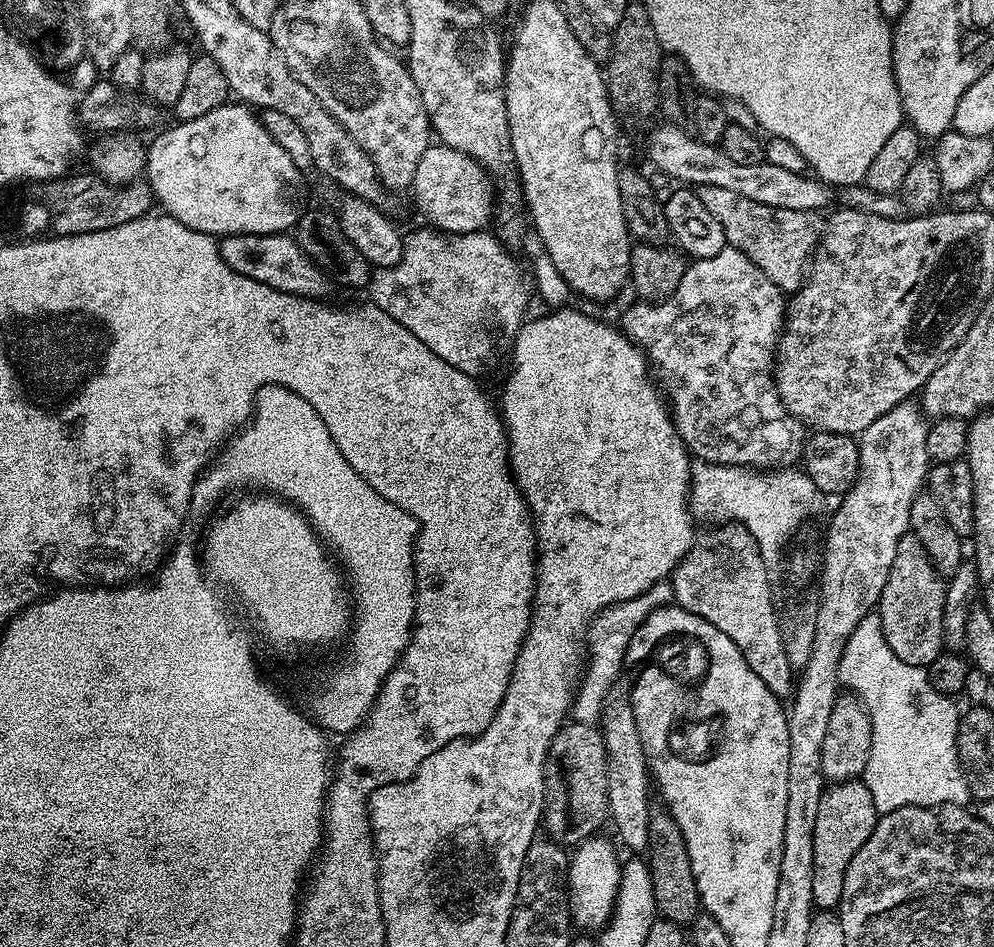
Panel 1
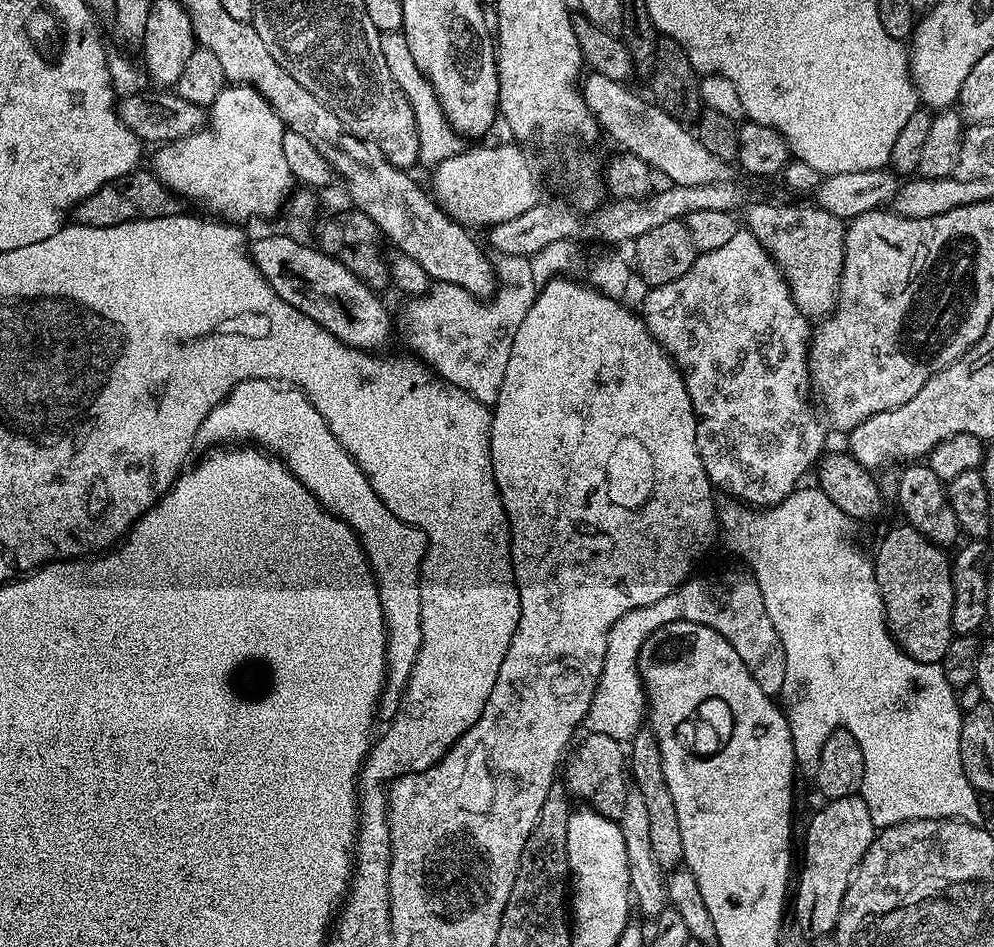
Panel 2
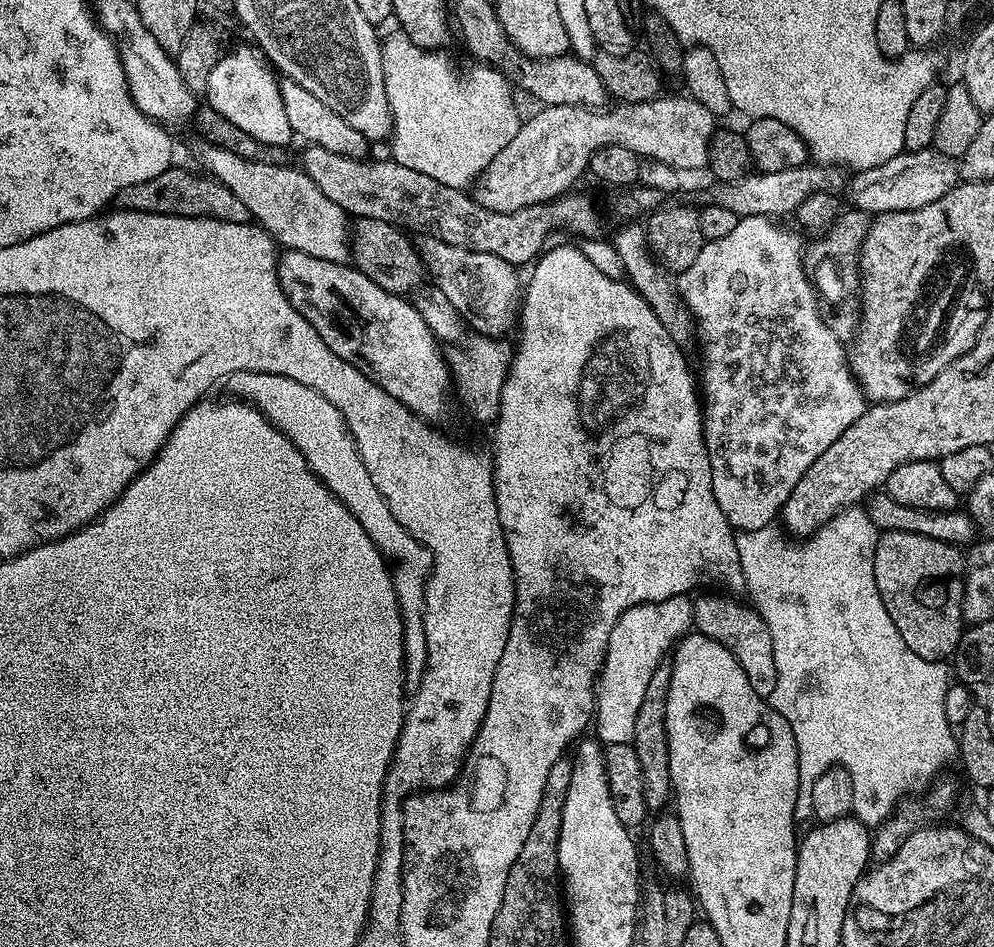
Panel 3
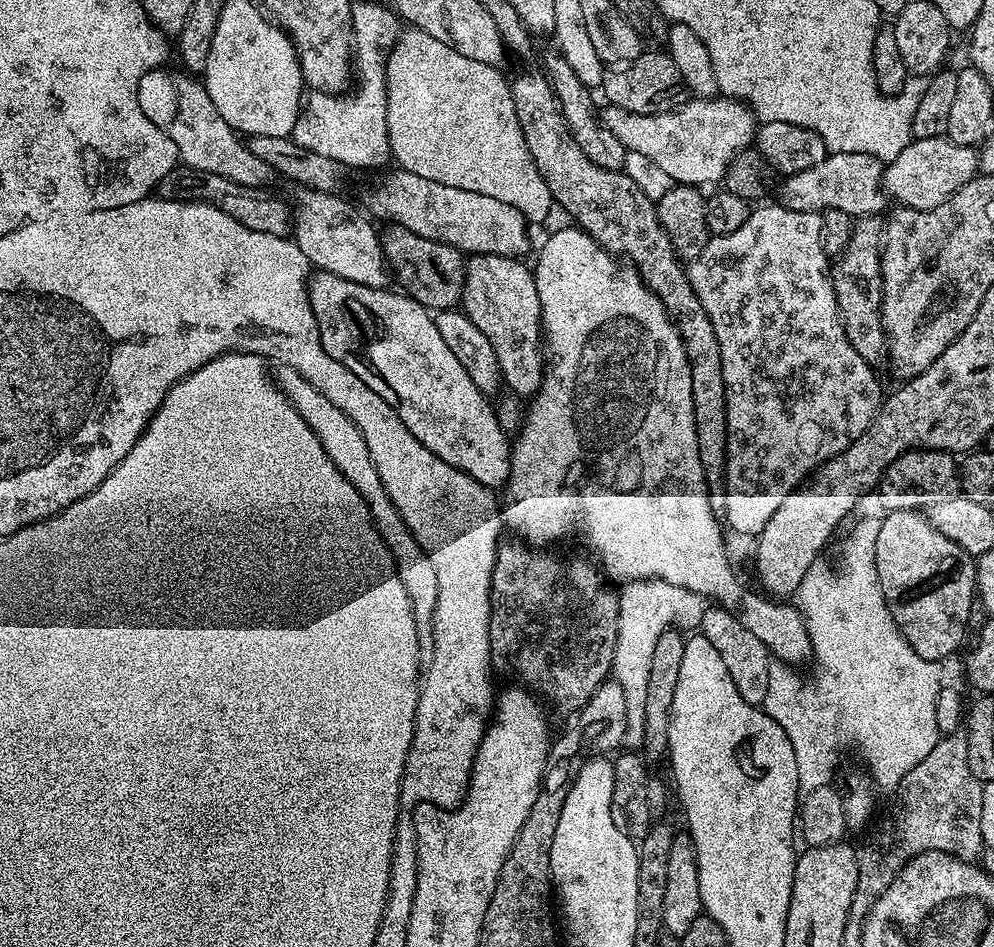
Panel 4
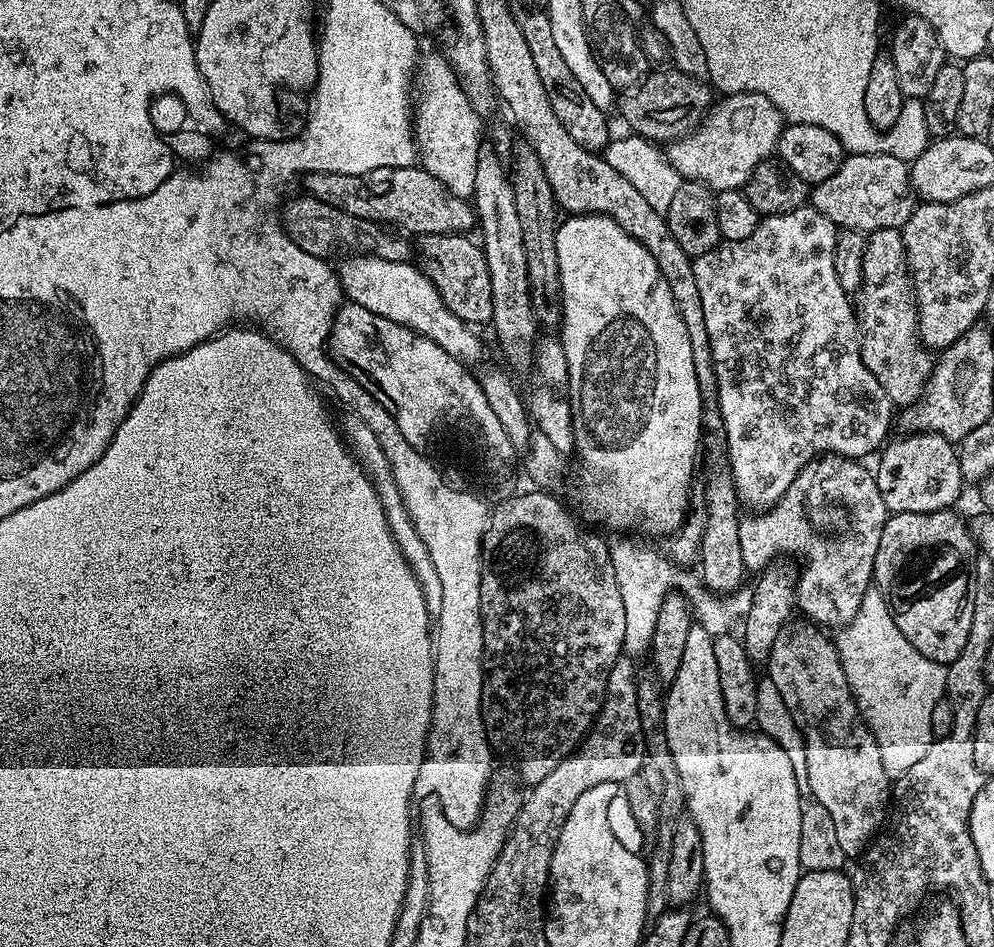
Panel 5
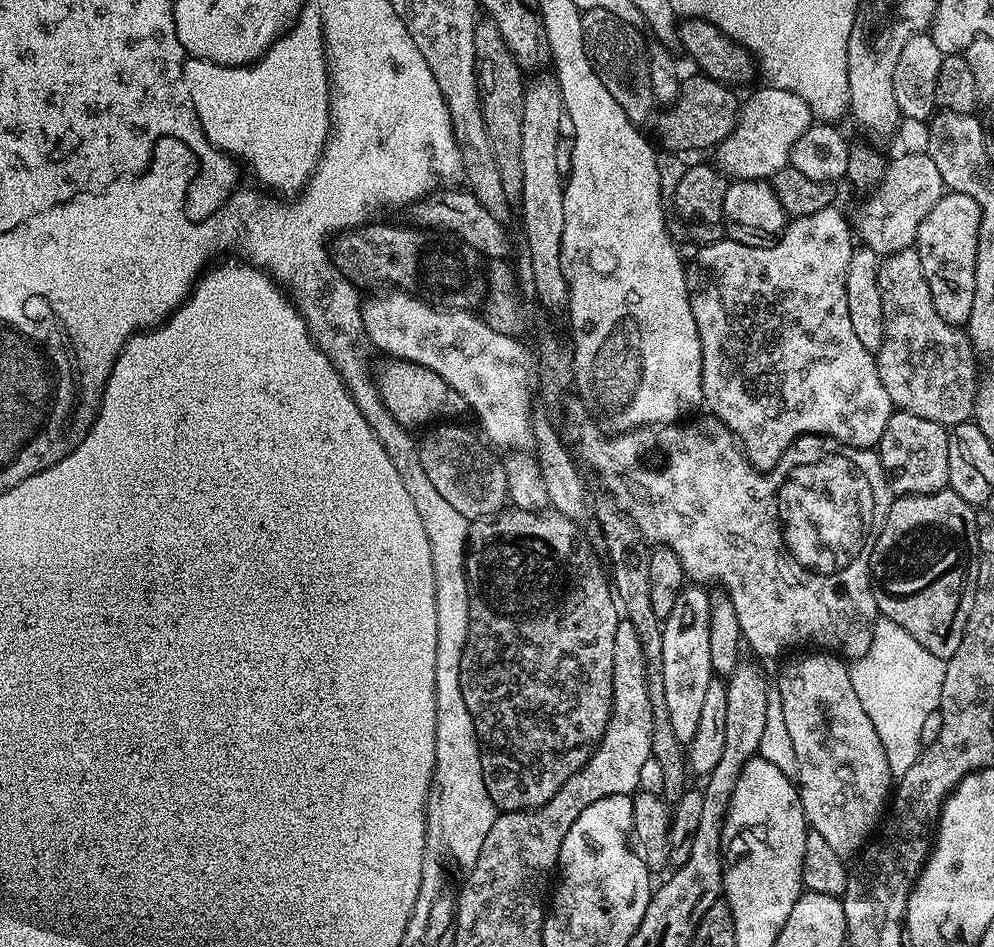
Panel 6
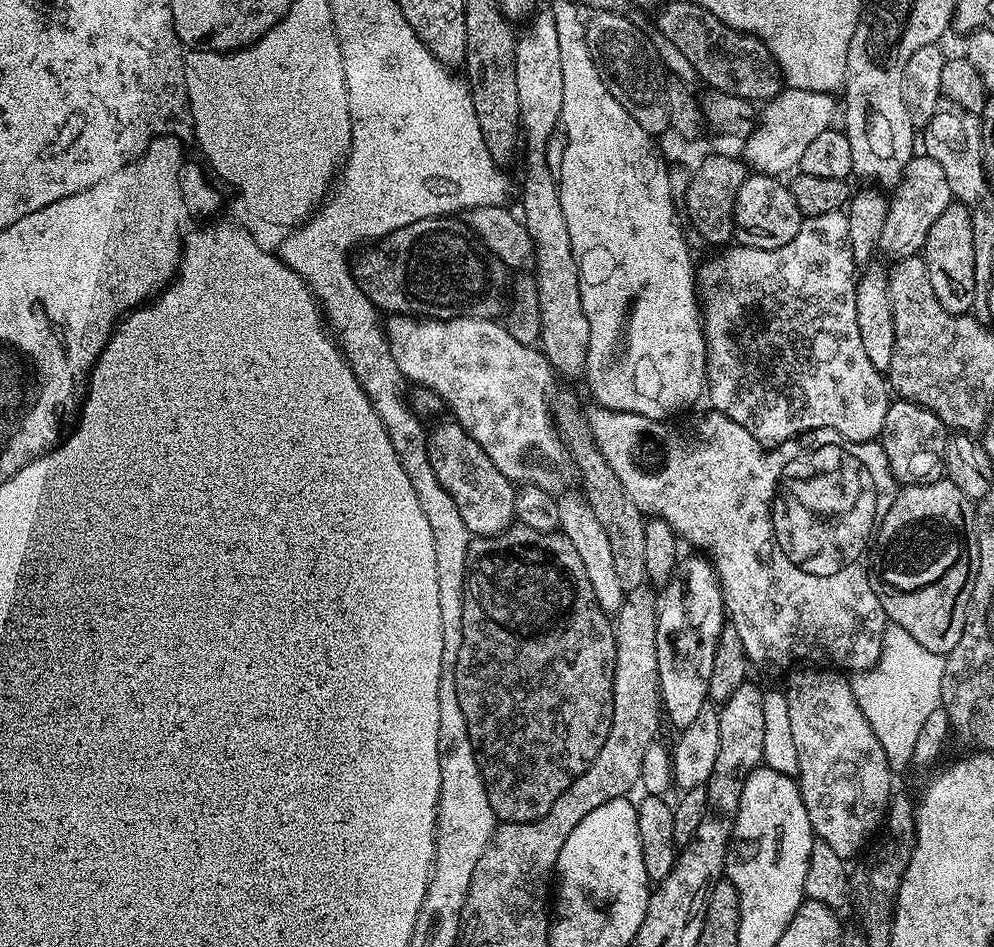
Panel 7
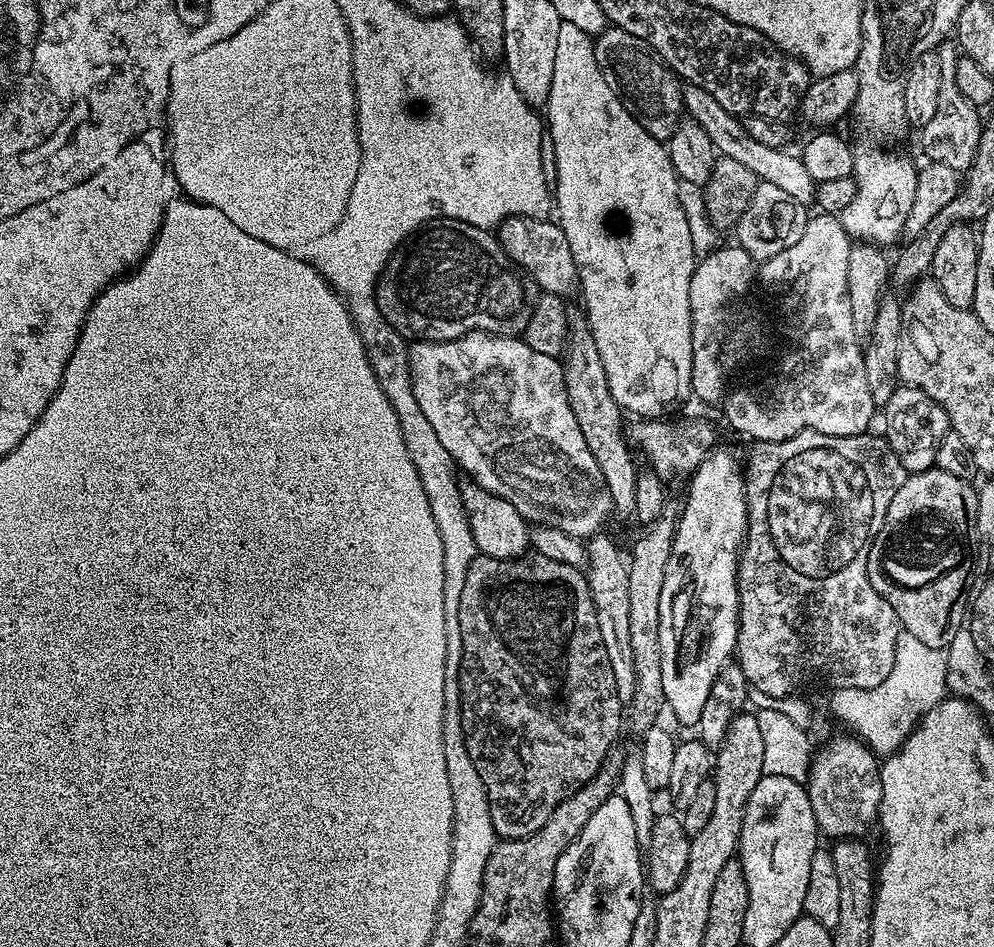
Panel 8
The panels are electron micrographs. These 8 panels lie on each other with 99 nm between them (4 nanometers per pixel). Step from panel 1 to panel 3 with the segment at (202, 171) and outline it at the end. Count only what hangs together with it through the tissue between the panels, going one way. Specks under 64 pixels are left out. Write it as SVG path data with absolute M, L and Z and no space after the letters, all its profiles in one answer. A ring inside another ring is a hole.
M248 44L234 49L229 56L228 53L221 55L210 74L207 103L218 110L222 118L230 118L234 126L239 126L241 130L246 130L246 134L258 138L258 142L288 146L294 140L294 133L286 118L286 106L282 106L280 80L260 49Z

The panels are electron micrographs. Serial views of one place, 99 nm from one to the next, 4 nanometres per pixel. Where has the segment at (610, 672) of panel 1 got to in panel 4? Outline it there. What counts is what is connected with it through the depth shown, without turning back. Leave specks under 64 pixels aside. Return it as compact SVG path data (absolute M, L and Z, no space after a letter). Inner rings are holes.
M633 580L625 583L619 589L618 595L618 642L614 650L611 675L618 682L618 686L622 686L622 694L626 694L626 734L623 747L640 750L643 749L646 732L646 690L654 646L657 645L658 638L669 632L673 625L680 630L699 629L706 600L694 590L670 586L670 582L661 580Z

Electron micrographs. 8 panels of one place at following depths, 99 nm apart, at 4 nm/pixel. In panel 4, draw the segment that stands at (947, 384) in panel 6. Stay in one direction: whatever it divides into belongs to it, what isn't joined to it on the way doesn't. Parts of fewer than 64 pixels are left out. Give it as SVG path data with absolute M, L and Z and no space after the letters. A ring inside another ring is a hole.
M883 215L861 216L852 225L850 242L846 250L835 261L831 269L832 285L836 291L836 301L840 307L840 317L844 319L844 329L858 354L867 364L879 366L888 355L888 339L880 317L880 303L884 287L880 273L880 249L884 246Z

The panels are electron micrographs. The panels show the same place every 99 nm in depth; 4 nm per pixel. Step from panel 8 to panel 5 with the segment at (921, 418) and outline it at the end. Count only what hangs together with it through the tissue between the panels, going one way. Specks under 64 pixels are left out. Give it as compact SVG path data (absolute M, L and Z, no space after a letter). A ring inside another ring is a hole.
M910 432L897 437L883 445L876 472L874 468L878 494L889 513L926 514L951 509L960 491L966 488L958 466L957 445L933 432Z

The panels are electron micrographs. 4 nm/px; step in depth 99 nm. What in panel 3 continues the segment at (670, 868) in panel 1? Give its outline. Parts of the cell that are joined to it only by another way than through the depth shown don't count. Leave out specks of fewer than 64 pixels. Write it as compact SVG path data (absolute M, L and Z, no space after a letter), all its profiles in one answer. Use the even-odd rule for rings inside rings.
M662 662L650 677L646 685L646 694L642 698L642 707L638 709L638 719L634 725L632 748L638 754L638 763L642 765L642 782L646 794L646 806L649 813L656 814L669 807L673 799L672 779L670 778L670 737L666 734L666 698L670 694L671 663Z

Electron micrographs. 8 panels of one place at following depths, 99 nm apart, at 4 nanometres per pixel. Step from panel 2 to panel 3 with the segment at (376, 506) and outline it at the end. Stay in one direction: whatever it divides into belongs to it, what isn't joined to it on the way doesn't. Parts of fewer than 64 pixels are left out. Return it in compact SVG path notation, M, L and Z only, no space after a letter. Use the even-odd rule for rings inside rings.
M234 370L226 378L227 384L233 397L259 410L281 434L288 437L288 441L306 458L309 470L343 502L358 522L362 522L362 530L370 534L370 542L374 542L384 555L392 573L404 627L404 695L408 698L416 696L428 669L424 591L428 575L432 573L432 552L418 542L418 538L414 538L398 518L394 518L390 506L386 506L386 498L378 494L376 480L370 478L368 464L362 462L360 446L354 442L352 429L346 426L342 414L338 414L338 410L330 406L330 402L322 398L312 385L274 374L271 370Z

